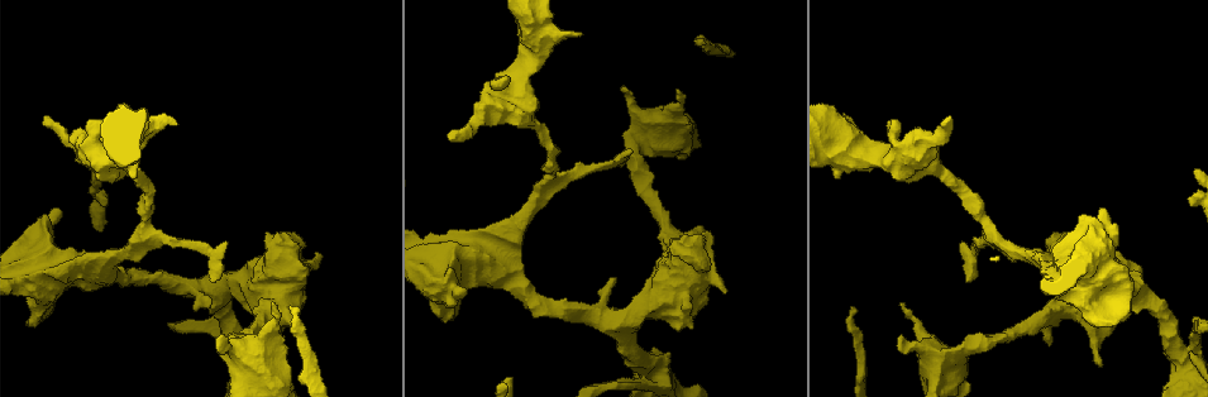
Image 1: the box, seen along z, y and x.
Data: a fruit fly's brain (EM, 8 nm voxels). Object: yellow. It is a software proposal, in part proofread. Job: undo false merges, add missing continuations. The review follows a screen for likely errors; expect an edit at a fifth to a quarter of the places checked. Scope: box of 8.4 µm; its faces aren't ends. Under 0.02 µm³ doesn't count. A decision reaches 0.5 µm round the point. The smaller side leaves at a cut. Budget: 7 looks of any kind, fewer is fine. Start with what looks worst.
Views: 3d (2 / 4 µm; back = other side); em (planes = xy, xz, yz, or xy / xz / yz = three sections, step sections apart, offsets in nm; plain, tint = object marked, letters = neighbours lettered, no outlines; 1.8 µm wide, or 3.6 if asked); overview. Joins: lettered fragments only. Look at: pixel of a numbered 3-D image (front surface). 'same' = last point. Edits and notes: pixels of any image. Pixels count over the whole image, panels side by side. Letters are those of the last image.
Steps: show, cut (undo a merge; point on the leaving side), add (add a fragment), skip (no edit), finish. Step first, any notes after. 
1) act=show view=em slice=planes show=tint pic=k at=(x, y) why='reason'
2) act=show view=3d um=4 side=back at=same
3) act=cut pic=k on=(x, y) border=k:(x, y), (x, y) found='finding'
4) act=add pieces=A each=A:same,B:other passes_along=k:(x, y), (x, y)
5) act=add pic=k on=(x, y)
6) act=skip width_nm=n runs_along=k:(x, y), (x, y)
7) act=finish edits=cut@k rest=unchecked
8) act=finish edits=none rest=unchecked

act=show view=3d um=4 pic=1 at=(665, 133) why='thick turns thin'

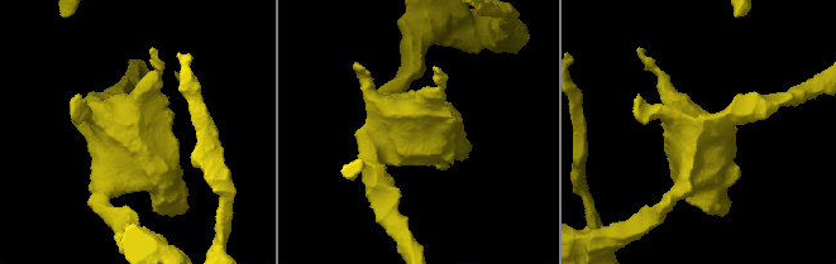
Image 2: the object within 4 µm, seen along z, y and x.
act=show view=em um=3.6 slice=planes show=tint pic=2 at=(133, 153)

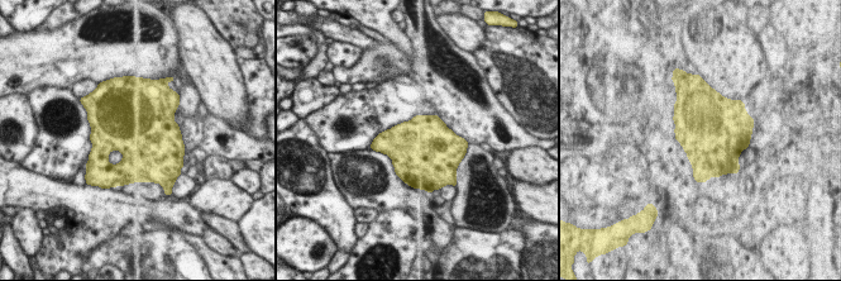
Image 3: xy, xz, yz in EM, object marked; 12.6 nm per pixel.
act=show view=em um=3.6 slice=planes show=letters at=same why='see the neighbours'

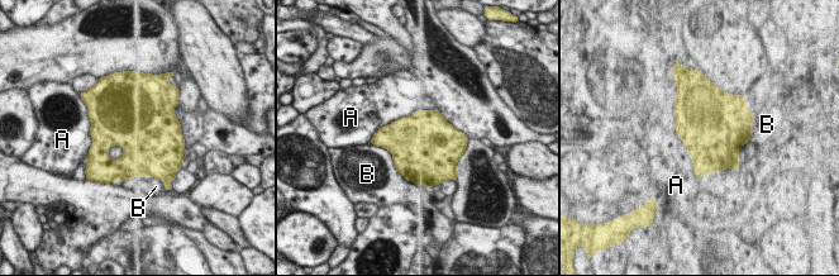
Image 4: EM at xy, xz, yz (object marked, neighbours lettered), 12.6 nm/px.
act=skip longest_contact=A:700nm each=A:other,B:other border=4:(424, 109), (397, 118), (375, 133) found='all the same cell'

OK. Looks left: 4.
act=show view=em slice=planes show=letters pic=1 at=(452, 139) why='an open end'

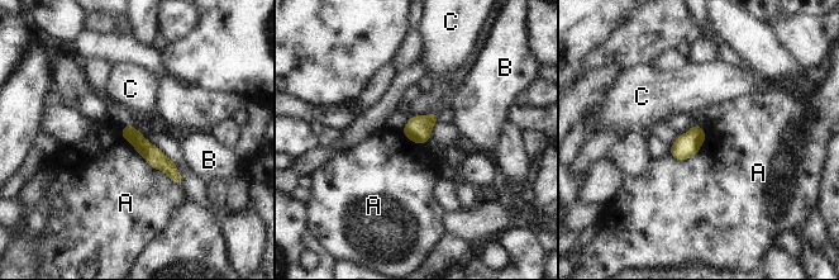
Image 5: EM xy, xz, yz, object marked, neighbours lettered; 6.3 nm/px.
act=skip each=A:other,B:other,C:other border=5:(127, 123), (120, 134), (180, 185) found='no lettered fragment goes on from it'

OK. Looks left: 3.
act=show view=em slice=planes show=letters pic=1 at=(581, 35) why='branch stops here'

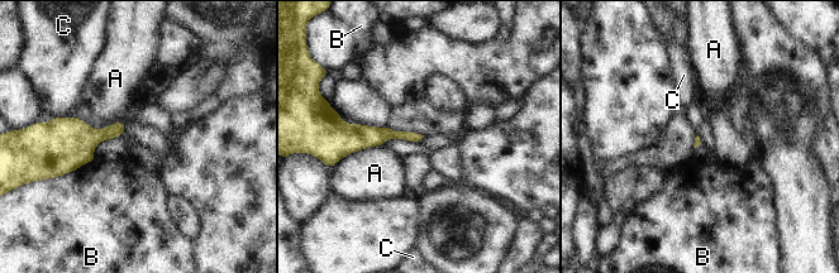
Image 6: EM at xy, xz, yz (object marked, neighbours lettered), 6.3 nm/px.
act=skip each=A:other,B:other,C:other runs_along=6:(418, 137), (356, 137), (343, 148) found='no lettered fragment goes on from it'

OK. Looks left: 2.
act=finish edits=none rest=unchecked

